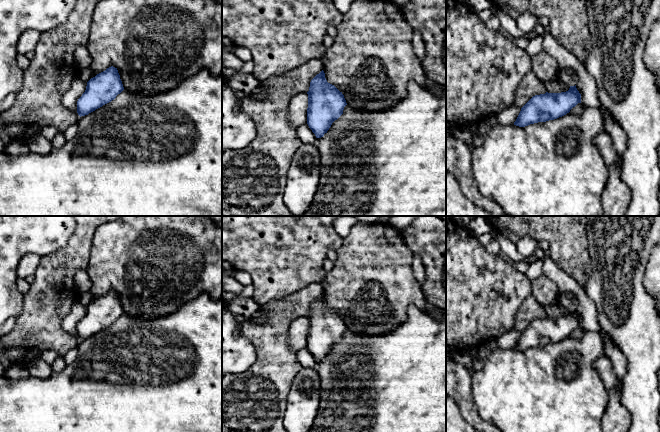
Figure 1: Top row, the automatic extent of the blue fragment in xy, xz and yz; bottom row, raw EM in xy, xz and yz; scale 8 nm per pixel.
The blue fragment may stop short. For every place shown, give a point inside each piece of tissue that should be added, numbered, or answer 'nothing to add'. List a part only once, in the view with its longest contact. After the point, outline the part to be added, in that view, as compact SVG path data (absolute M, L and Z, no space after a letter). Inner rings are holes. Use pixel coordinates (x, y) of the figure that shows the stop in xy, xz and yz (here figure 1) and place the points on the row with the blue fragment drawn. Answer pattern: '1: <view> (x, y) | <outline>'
nothing to add

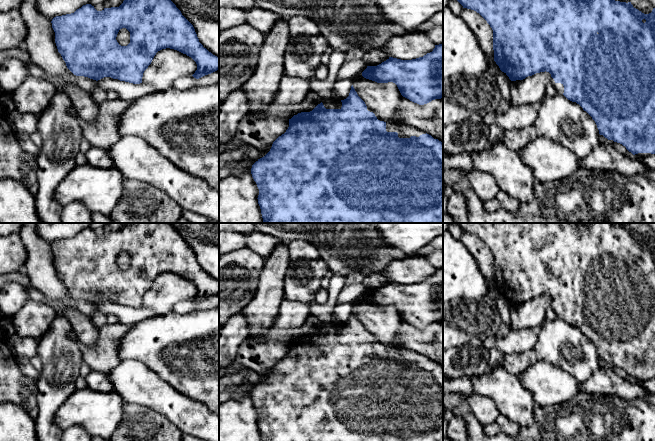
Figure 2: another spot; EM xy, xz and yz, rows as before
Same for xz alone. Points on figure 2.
1: xz (404, 131) | M386 122L386 131L387 132L397 132L399 138L410 138L411 136L419 137L426 132L418 130L412 126L408 126L403 123L389 123Z

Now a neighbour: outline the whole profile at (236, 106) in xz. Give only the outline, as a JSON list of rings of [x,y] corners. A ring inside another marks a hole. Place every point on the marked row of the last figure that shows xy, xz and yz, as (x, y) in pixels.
[[[242,87],[235,89],[227,98],[221,102],[219,111],[219,144],[230,142],[233,135],[238,132],[238,124],[243,117],[246,117],[249,111],[249,98]]]

